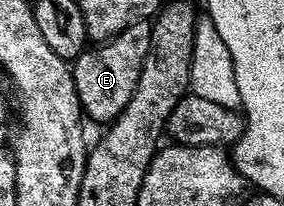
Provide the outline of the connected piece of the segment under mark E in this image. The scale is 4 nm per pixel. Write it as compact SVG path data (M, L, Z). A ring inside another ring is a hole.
M147 19L140 20L124 32L96 46L93 52L83 51L74 60L72 77L76 80L80 107L89 117L92 115L96 120L111 122L128 105L152 51L152 30L153 25Z

